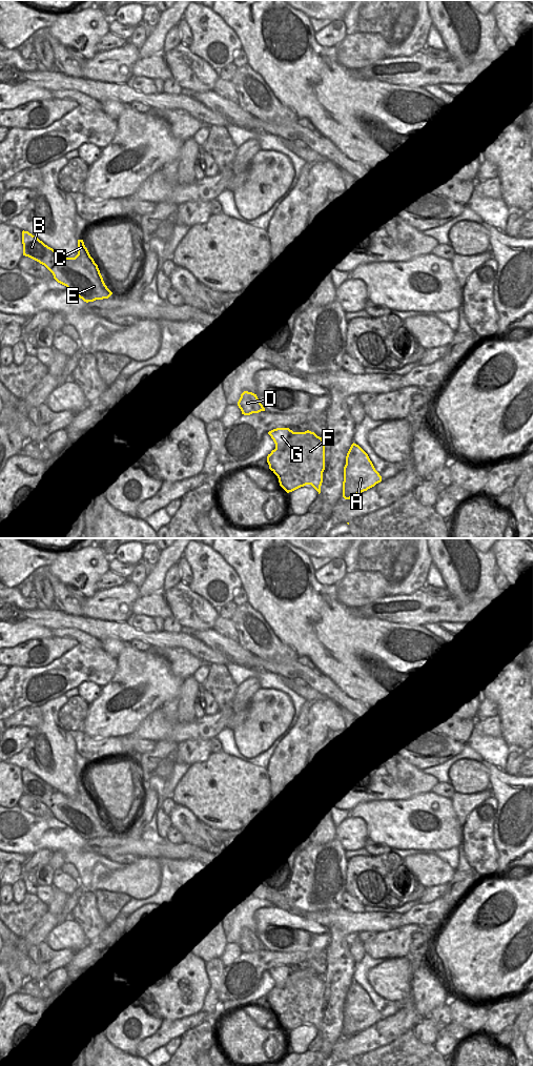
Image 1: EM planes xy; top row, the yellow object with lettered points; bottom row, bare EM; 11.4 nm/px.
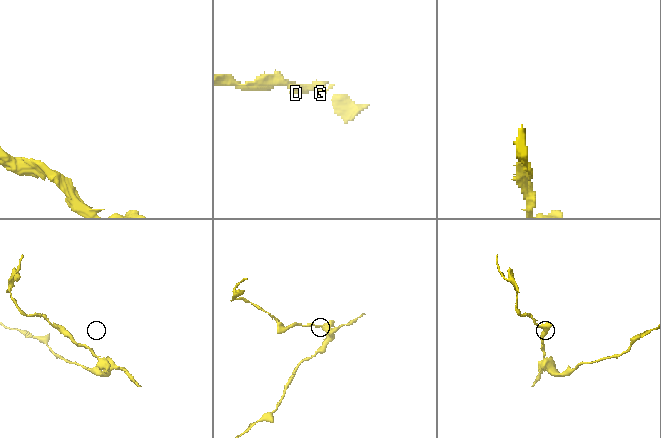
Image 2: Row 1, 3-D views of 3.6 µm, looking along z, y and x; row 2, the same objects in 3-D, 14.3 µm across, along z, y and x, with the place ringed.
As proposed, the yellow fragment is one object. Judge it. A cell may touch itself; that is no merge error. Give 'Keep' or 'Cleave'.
Cleave

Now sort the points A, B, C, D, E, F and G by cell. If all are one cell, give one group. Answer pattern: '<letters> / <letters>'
A B C D E G / F

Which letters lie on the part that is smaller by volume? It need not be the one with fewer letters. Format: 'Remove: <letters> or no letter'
Remove: F

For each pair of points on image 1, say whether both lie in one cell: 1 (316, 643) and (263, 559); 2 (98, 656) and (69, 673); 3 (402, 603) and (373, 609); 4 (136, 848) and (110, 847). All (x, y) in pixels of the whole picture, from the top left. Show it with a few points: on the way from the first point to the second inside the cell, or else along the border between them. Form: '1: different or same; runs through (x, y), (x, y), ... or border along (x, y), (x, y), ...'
1: same; runs through (312, 622), (288, 597), (279, 580)
2: same; runs through (90, 663), (77, 665)
3: same; runs through (394, 609), (381, 609)
4: same; runs through (129, 847), (117, 847)

